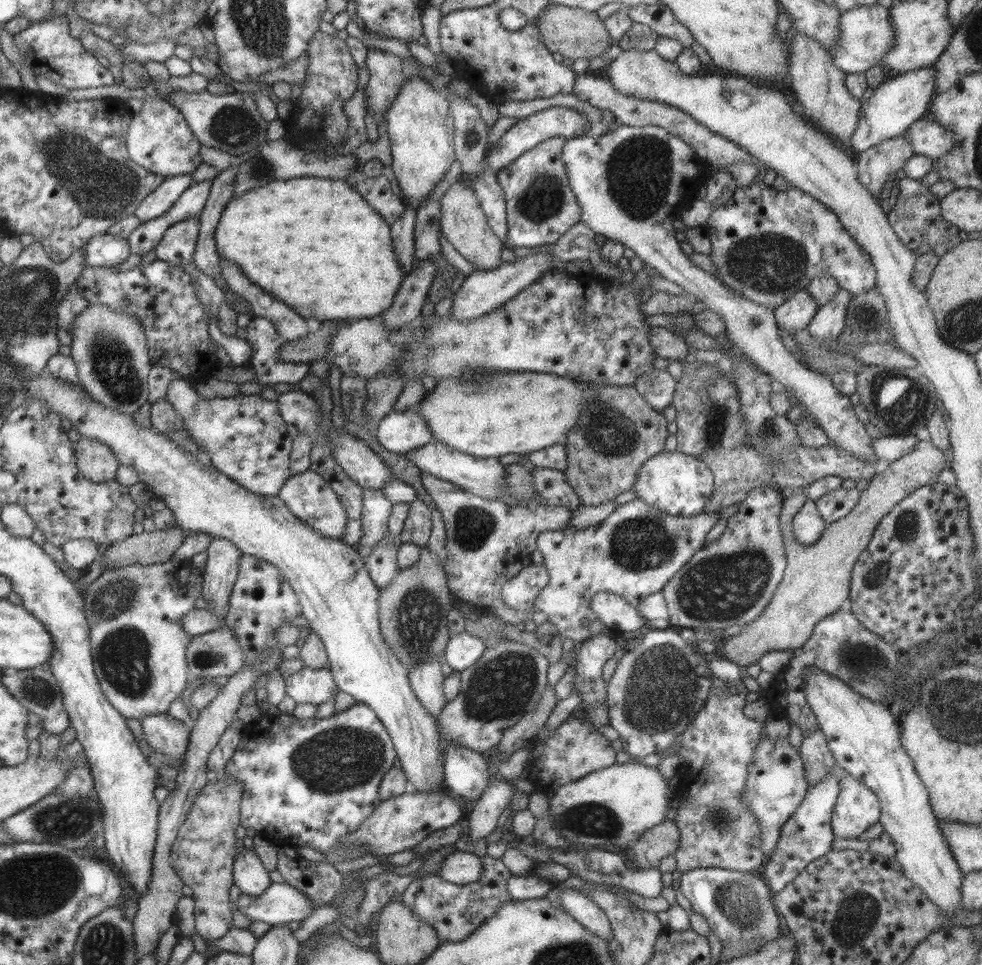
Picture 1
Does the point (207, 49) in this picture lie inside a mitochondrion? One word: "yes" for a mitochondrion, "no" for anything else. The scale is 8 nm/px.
no

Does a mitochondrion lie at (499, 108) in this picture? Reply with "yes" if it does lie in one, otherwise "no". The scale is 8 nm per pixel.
no

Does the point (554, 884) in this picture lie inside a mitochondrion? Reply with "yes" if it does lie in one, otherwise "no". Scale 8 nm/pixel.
no

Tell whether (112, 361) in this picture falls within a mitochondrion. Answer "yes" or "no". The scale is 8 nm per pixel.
yes

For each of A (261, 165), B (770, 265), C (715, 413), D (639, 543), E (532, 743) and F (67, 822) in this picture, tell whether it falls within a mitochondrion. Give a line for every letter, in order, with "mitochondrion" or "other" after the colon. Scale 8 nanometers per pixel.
A: mitochondrion
B: mitochondrion
C: mitochondrion
D: mitochondrion
E: other
F: mitochondrion

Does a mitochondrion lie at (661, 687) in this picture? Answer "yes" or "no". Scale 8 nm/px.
yes

